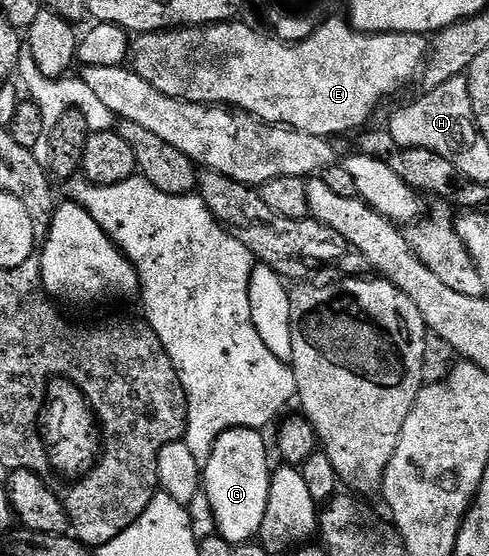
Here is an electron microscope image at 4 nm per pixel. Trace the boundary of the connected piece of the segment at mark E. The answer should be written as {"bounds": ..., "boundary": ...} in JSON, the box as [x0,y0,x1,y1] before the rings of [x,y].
{"bounds":[133,20,429,139],"boundary":[[[239,20],[140,34],[133,42],[133,69],[137,76],[165,96],[201,105],[234,108],[262,122],[330,139],[334,130],[343,134],[346,130],[358,131],[366,127],[375,109],[386,98],[393,97],[414,78],[416,81],[420,77],[429,53],[429,42],[424,35],[365,34],[356,30],[350,21],[335,21],[339,20],[324,21],[319,24],[323,26],[316,28],[315,34],[292,46],[275,38],[266,38],[242,26]]]}

